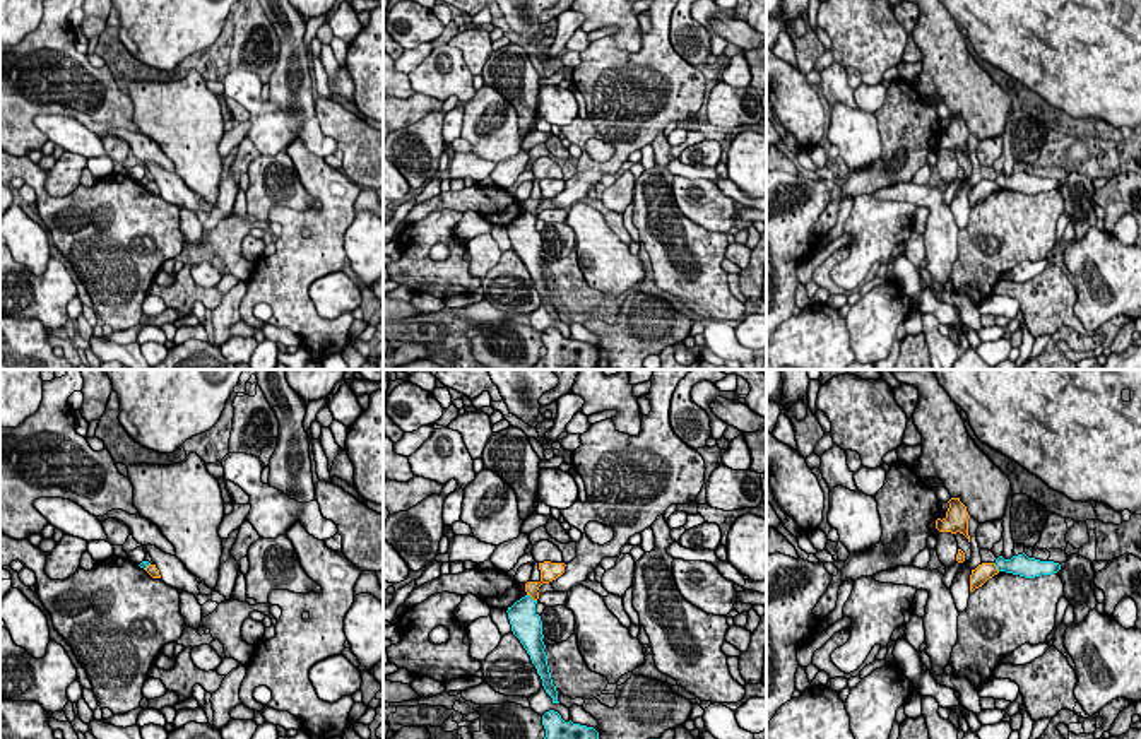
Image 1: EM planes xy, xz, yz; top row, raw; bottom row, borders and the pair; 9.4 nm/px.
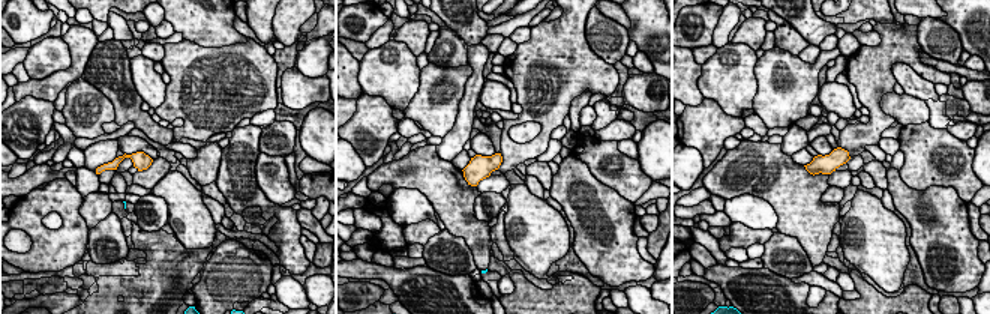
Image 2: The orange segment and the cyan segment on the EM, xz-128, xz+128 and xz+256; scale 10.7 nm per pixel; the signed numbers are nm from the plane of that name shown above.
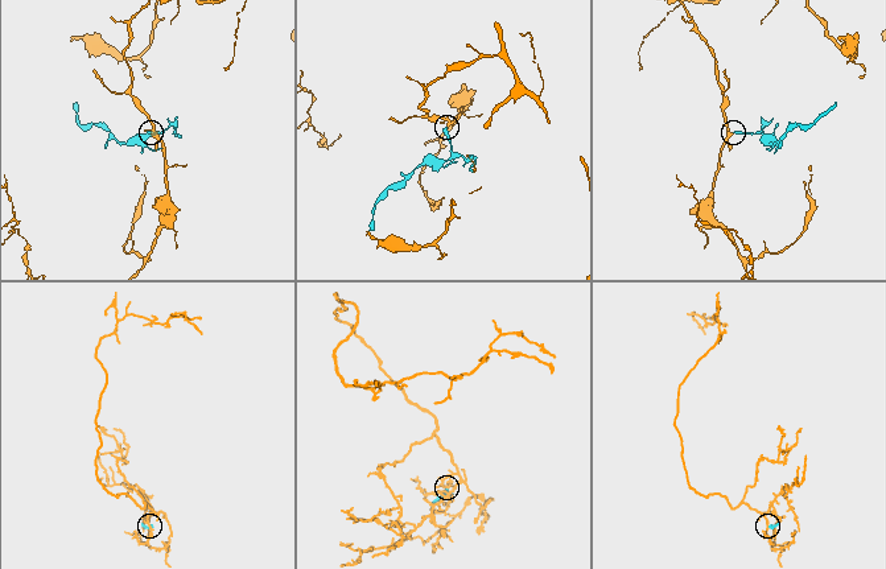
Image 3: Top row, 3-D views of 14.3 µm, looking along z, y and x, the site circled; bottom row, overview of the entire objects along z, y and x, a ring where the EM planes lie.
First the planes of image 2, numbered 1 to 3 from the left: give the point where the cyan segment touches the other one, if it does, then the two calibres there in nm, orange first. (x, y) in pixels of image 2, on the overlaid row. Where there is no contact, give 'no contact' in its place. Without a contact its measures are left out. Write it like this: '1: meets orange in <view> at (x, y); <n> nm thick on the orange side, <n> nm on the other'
1: no contact
2: no contact
3: no contact

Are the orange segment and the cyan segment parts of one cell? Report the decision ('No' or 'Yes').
No

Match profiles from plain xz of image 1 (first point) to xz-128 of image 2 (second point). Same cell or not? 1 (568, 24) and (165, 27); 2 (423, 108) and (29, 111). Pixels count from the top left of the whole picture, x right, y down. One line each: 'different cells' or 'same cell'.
1: different cells
2: different cells

